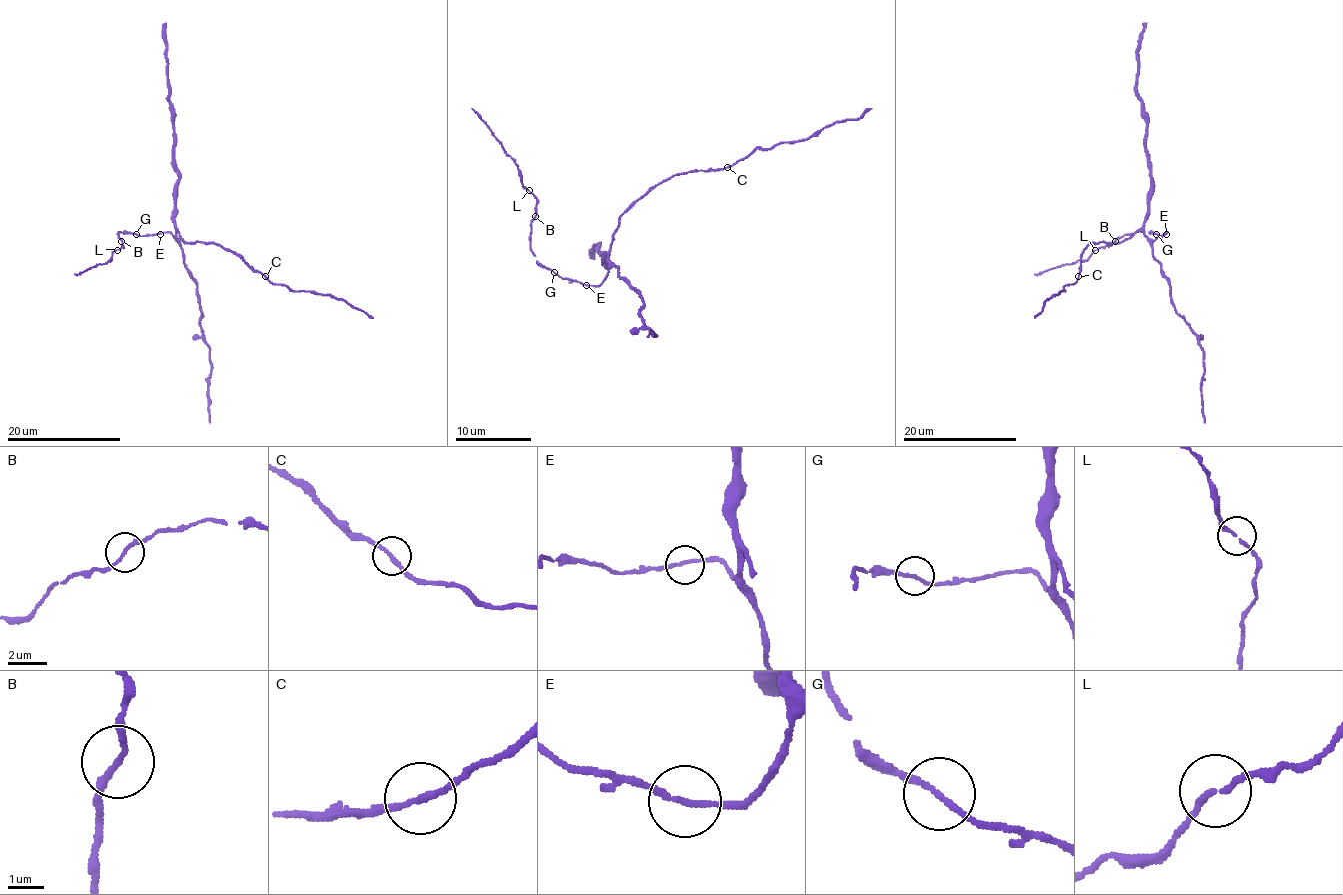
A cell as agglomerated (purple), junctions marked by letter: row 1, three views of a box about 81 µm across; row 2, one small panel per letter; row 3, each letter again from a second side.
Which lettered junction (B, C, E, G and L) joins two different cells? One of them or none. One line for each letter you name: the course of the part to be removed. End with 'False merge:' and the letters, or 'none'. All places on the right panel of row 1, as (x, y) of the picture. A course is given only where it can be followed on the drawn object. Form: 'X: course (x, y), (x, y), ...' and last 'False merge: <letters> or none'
False merge: none

